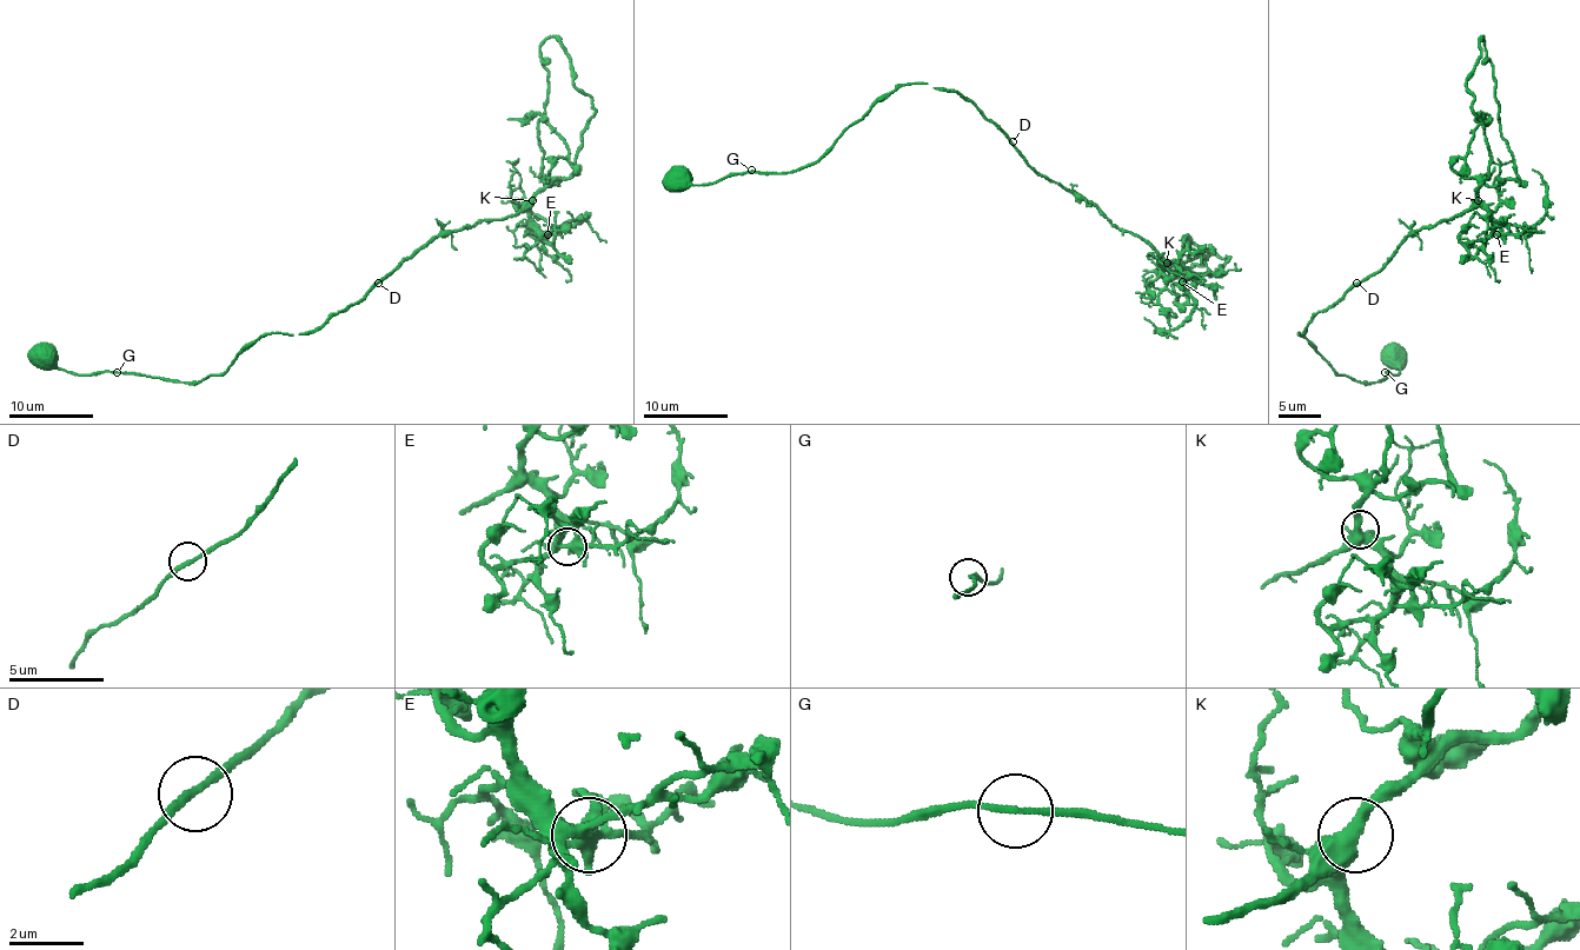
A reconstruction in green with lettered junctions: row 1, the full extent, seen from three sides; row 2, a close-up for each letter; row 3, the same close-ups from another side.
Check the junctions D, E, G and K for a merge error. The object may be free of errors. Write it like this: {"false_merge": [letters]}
{"false_merge": []}

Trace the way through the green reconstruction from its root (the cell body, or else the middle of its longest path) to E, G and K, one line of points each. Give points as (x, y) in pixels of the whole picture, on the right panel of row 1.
E: (1359, 283), (1372, 277), (1409, 234), (1431, 227), (1441, 219), (1452, 219), (1469, 208), (1482, 206), (1496, 234)
G: (1359, 283), (1298, 333), (1335, 373), (1378, 383), (1388, 373), (1385, 372)
K: (1359, 283), (1372, 277), (1409, 234), (1431, 227), (1441, 219), (1462, 216), (1478, 200)

